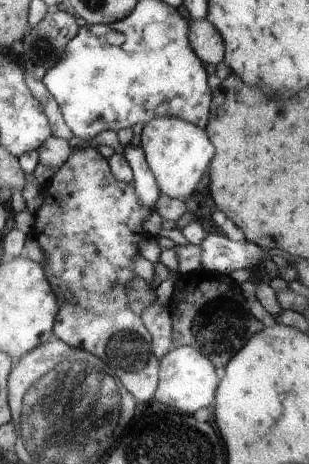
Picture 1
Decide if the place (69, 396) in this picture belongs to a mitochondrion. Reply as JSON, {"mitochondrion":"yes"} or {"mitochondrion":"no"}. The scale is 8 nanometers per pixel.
{"mitochondrion":"yes"}

